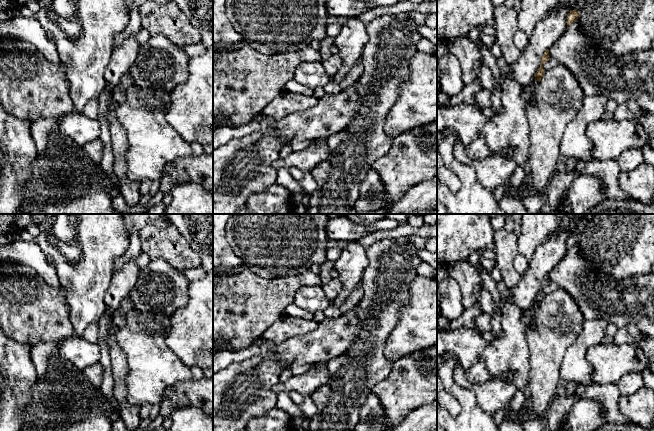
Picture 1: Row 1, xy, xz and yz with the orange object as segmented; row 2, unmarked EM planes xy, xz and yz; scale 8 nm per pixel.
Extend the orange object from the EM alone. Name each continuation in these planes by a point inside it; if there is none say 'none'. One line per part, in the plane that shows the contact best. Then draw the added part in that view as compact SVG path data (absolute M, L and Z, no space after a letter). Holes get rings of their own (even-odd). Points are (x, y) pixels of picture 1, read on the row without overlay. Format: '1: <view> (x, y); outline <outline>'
1: yz (535, 307); outline M534 302L534 303L533 303L534 315L535 315L535 313L536 313L536 311L538 310L538 308L539 308L539 306L537 305L536 302ZM533 315L532 318L531 318L531 321L530 321L530 323L529 323L528 329L535 329L535 328L536 328L536 326L535 326L535 316L534 316L534 315Z

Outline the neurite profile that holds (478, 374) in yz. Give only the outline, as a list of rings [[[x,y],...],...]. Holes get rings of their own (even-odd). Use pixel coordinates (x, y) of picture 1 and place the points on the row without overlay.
[[[482,357],[478,359],[471,368],[465,371],[465,376],[468,381],[474,384],[483,384],[492,379]]]

